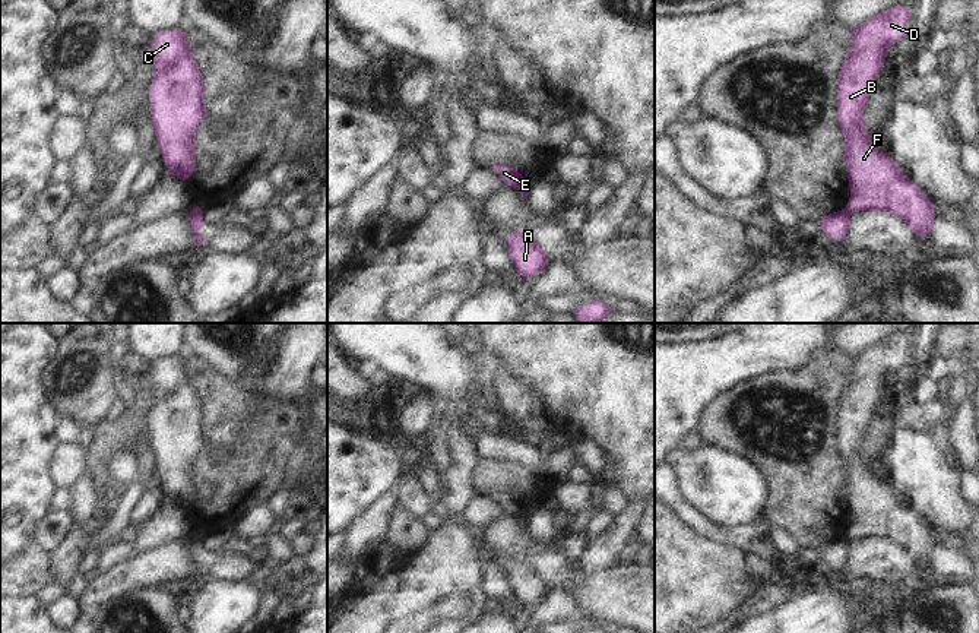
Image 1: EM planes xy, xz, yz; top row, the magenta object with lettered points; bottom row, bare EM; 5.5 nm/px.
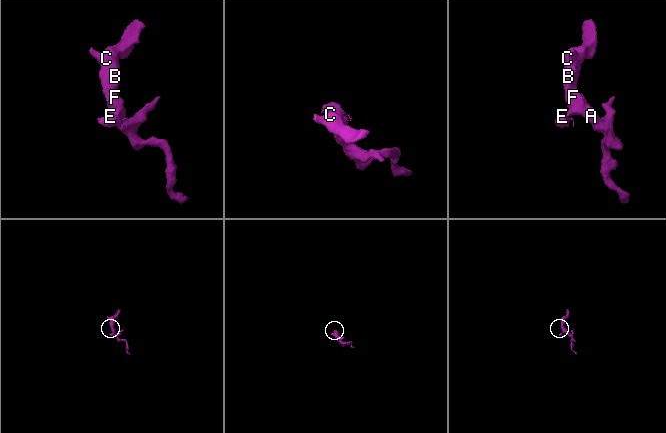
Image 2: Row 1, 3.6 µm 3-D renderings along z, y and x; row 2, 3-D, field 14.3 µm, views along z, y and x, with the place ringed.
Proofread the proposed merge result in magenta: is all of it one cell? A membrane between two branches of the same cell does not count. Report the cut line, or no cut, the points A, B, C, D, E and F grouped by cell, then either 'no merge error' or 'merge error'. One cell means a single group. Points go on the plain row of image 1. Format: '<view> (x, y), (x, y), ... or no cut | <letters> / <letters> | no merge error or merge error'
yz (845, 538), (848, 541) | A B C D F / E | merge error

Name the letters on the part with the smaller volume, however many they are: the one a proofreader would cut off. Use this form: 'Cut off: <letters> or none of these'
Cut off: E

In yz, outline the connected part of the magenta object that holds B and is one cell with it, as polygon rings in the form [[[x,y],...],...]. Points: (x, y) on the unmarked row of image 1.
[[[893,333],[850,357],[852,377],[845,386],[837,408],[837,450],[845,462],[845,491],[852,519],[846,539],[887,538],[902,547],[916,564],[929,566],[937,534],[897,493],[890,481],[877,478],[864,452],[866,427],[875,415],[877,403],[887,387],[887,376],[907,363],[912,335]]]

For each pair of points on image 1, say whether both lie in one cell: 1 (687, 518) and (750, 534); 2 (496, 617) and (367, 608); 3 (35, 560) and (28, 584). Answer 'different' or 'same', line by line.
1: same
2: different
3: same

